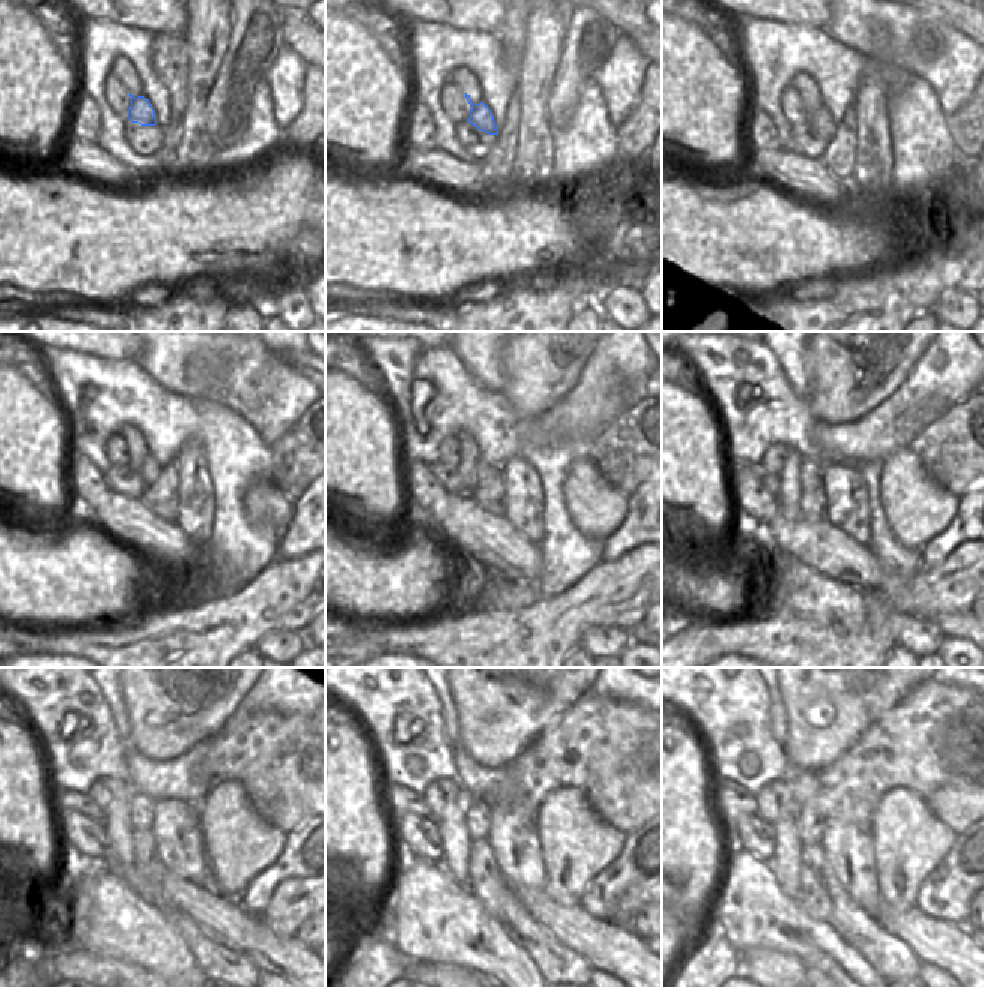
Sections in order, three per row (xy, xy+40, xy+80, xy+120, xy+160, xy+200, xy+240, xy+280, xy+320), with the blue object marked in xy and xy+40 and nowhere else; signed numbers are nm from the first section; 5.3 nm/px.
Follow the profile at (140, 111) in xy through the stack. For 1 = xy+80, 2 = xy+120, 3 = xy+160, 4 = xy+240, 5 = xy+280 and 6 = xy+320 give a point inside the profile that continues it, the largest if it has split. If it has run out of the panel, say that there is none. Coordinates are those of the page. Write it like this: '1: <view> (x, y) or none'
1: xy+80 (819, 119)
2: xy+120 (138, 459)
3: xy+160 (474, 471)
4: xy+240 (141, 807)
5: xy+280 (477, 810)
6: xy+320 (810, 824)

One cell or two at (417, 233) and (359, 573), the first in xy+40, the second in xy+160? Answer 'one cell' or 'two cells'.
one cell

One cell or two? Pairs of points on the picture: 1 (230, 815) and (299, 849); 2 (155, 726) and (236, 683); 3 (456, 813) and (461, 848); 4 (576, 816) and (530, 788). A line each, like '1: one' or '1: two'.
1: two
2: one
3: one
4: two

